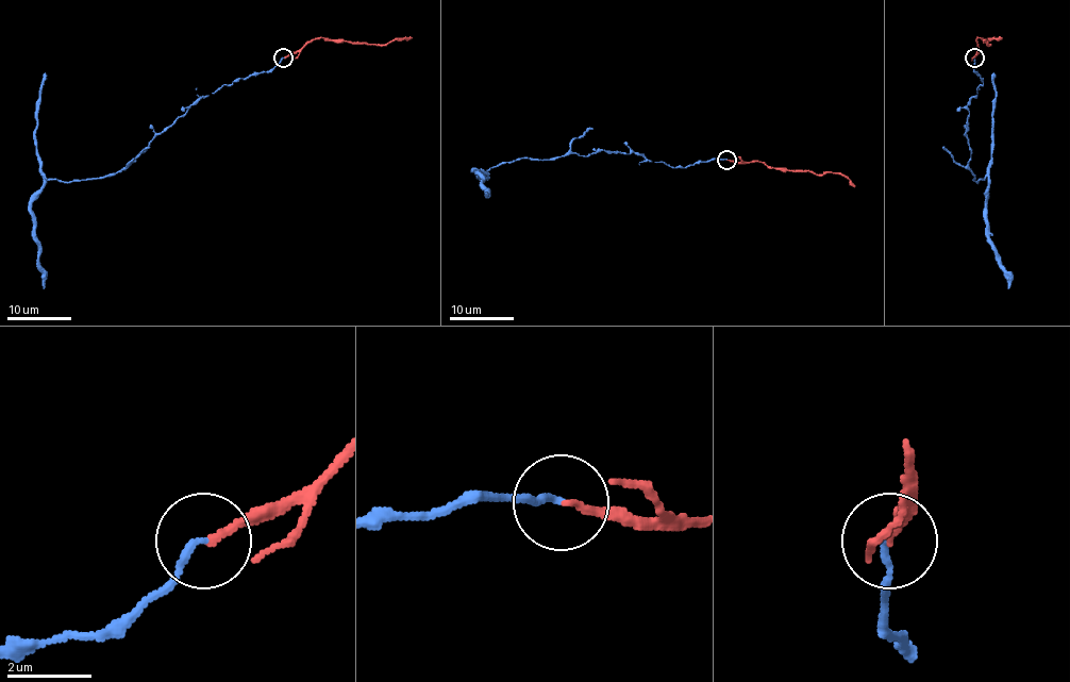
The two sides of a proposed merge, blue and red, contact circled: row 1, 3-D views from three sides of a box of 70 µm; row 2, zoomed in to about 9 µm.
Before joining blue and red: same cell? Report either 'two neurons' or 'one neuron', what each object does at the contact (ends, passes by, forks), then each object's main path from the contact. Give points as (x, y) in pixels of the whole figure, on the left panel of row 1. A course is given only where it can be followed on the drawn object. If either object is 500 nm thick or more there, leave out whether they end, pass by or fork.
two neurons; blue ends there; red ends there; blue runs (283, 56), (270, 70), (236, 78), (202, 96), (127, 167), (71, 181), (46, 178), (31, 204), (44, 288); red runs (283, 56), (296, 53), (318, 37), (373, 44), (413, 37)

